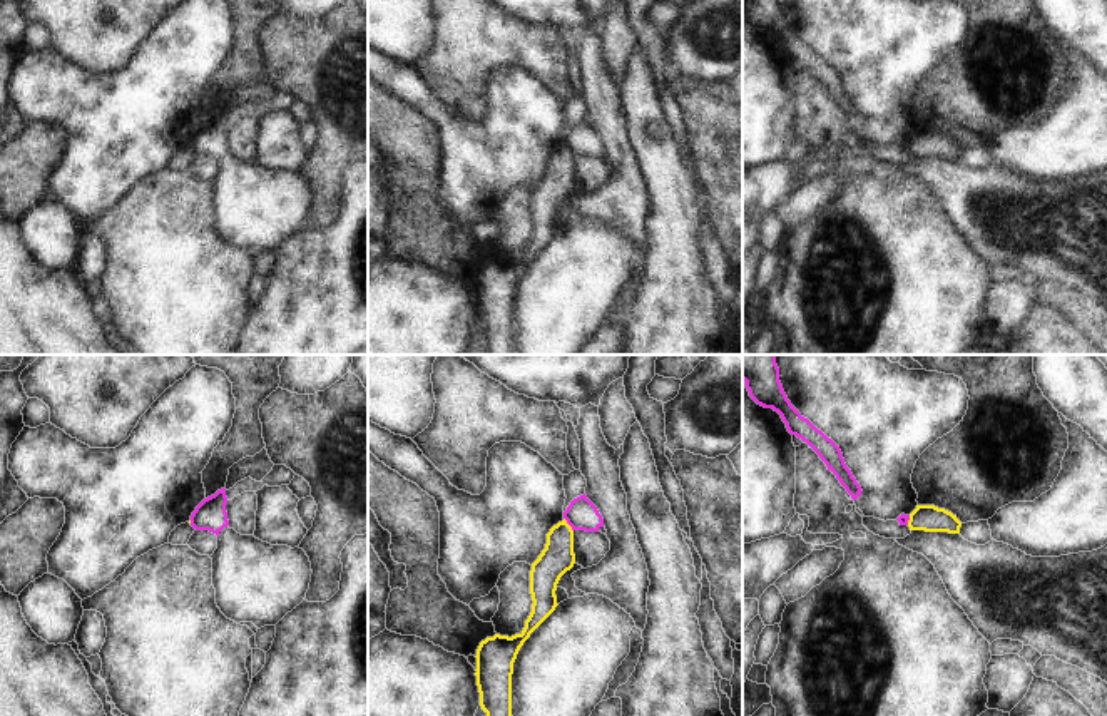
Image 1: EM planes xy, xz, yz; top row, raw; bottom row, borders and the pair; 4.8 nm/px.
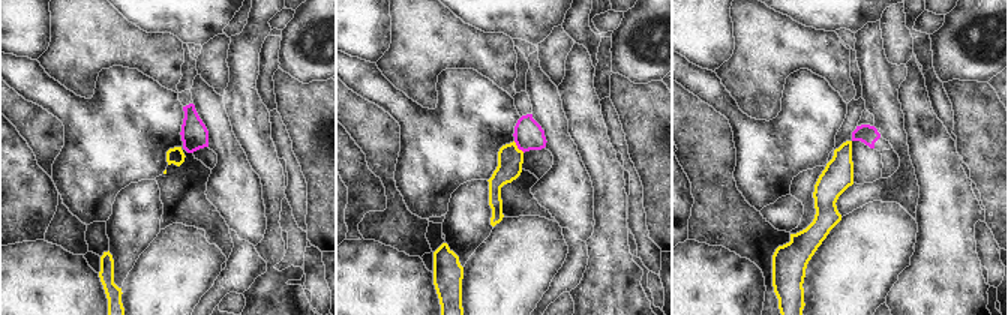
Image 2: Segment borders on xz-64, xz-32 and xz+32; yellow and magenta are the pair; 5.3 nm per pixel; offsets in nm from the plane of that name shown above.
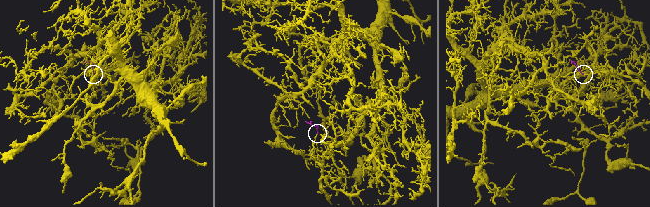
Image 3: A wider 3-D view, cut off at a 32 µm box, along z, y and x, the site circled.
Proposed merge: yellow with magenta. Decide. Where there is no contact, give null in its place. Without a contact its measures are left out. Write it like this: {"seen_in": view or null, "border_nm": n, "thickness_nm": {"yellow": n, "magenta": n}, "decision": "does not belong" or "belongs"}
{"seen_in": "xz", "border_nm": 80, "thickness_nm": {"yellow": 160, "magenta": 150}, "decision": "does not belong"}

